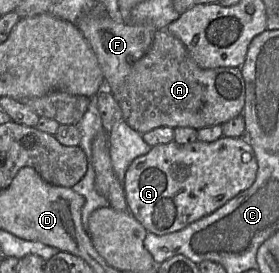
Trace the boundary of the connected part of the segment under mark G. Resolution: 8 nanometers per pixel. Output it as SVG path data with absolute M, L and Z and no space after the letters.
M245 136L214 142L169 142L152 147L129 166L123 188L128 210L148 233L166 235L210 215L256 180L258 162Z

